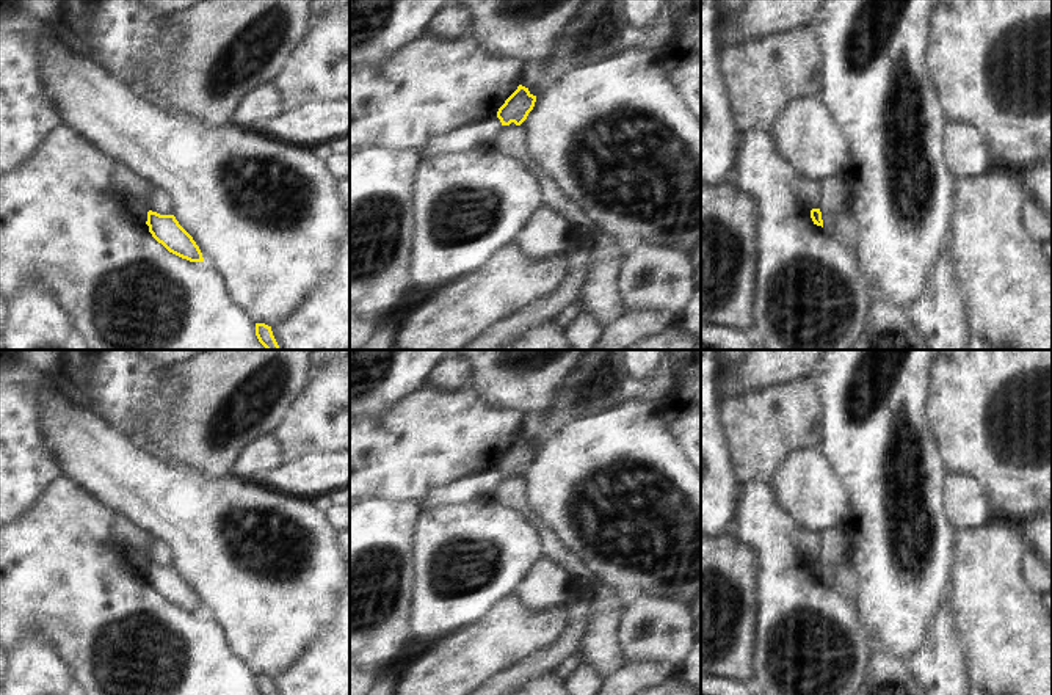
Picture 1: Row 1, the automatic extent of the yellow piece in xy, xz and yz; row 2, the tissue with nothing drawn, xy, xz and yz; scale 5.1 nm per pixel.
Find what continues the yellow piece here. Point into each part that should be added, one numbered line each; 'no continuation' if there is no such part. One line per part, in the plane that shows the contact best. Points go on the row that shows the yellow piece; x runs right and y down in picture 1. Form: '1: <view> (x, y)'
no continuation

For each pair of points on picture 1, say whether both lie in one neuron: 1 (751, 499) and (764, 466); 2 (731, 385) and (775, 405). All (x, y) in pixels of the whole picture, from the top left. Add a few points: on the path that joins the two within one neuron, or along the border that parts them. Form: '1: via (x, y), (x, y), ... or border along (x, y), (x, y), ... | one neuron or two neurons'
1: border along (767, 479), (754, 479), (740, 488) | two neurons
2: border along (784, 383), (775, 388), (726, 396), (720, 402) | two neurons

